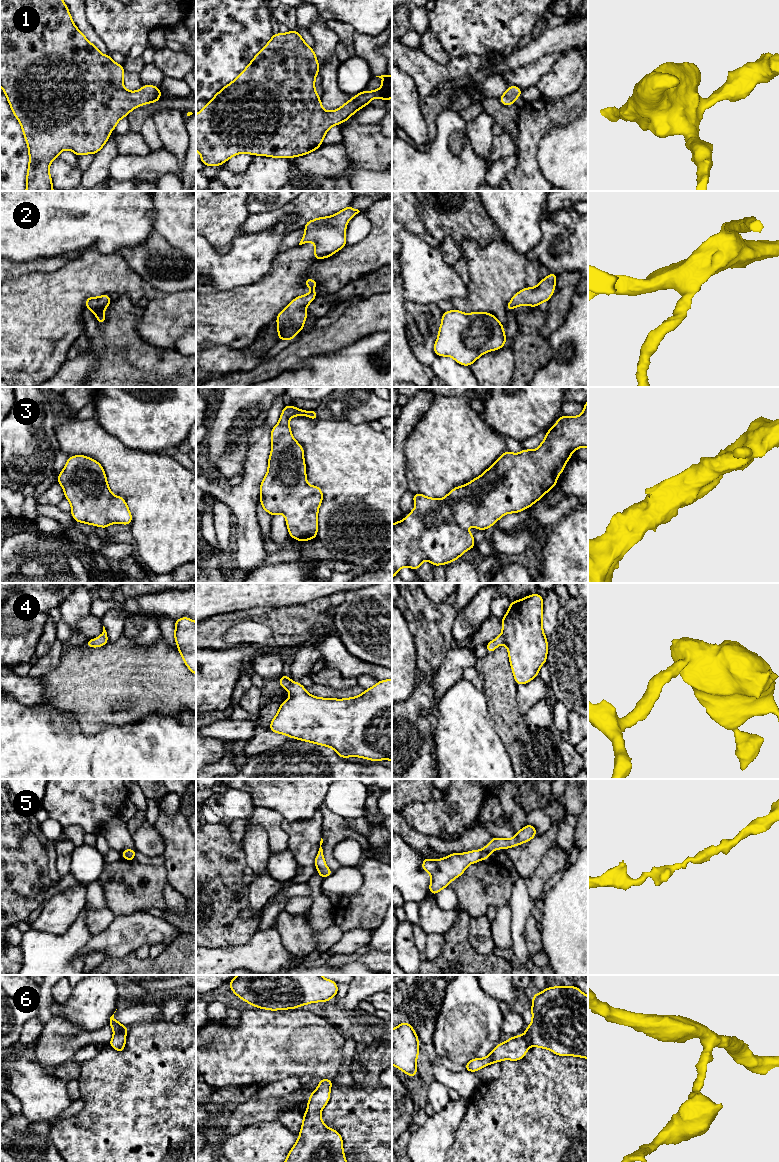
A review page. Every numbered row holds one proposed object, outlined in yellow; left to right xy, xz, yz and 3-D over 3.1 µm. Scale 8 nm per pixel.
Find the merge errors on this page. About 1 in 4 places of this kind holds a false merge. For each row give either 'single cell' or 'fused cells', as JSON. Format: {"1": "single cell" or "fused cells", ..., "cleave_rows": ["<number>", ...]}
{"1": "single cell", "2": "single cell", "3": "single cell", "4": "single cell", "5": "single cell", "6": "single cell", "cleave_rows": []}

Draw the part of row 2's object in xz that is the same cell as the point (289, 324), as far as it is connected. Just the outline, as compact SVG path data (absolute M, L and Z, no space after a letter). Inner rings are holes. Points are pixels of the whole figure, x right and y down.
M317 291L298 296L276 317L278 341L287 339L289 342L304 329L304 323L308 316L306 307L316 298Z

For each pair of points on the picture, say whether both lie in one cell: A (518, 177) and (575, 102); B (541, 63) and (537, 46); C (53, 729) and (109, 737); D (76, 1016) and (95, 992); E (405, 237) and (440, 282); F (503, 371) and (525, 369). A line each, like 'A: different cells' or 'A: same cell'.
A: same cell
B: different cells
C: same cell
D: same cell
E: same cell
F: different cells

